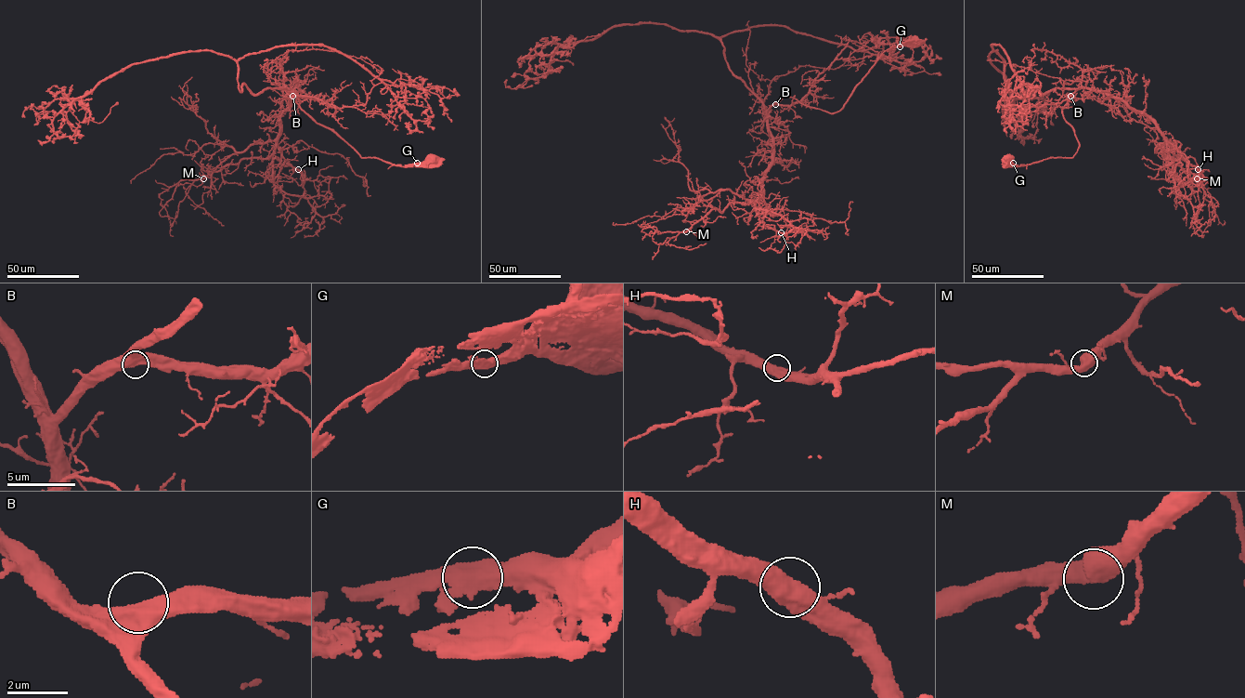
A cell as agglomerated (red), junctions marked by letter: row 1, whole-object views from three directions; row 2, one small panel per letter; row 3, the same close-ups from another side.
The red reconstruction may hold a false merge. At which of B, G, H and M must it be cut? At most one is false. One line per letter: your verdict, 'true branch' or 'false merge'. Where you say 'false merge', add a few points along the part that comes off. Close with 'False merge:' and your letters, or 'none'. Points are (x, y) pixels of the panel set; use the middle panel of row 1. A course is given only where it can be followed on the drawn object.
B: true branch
G: true branch
H: true branch
M: true branch
False merge: none

